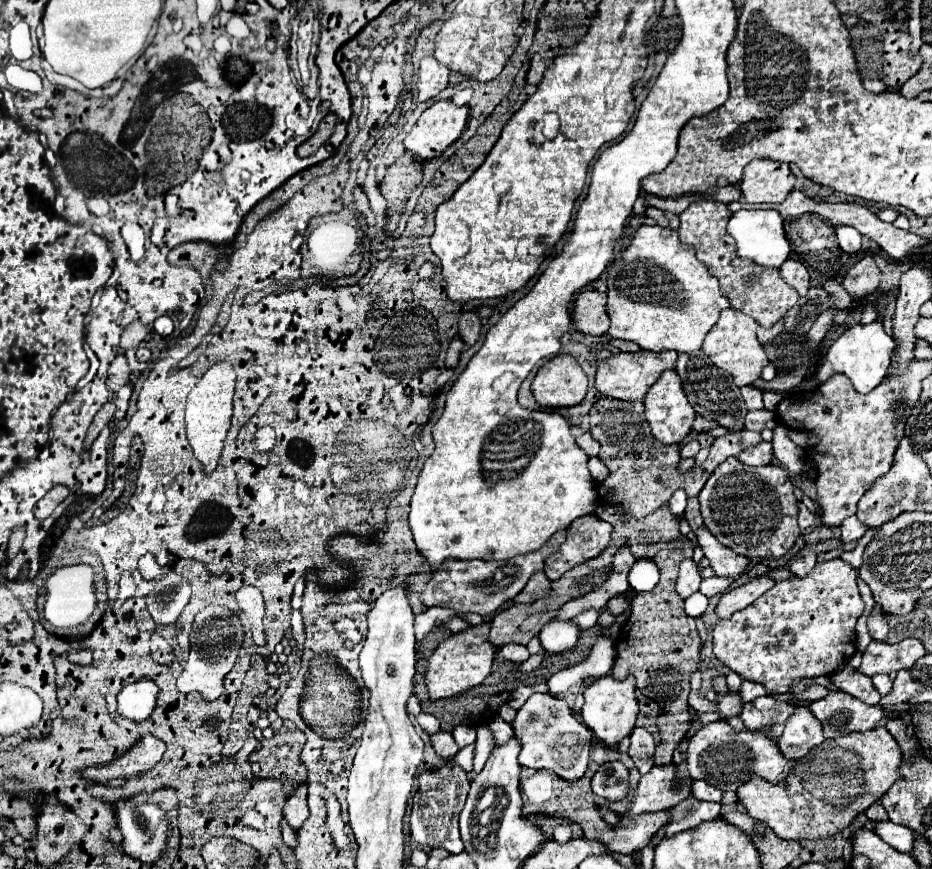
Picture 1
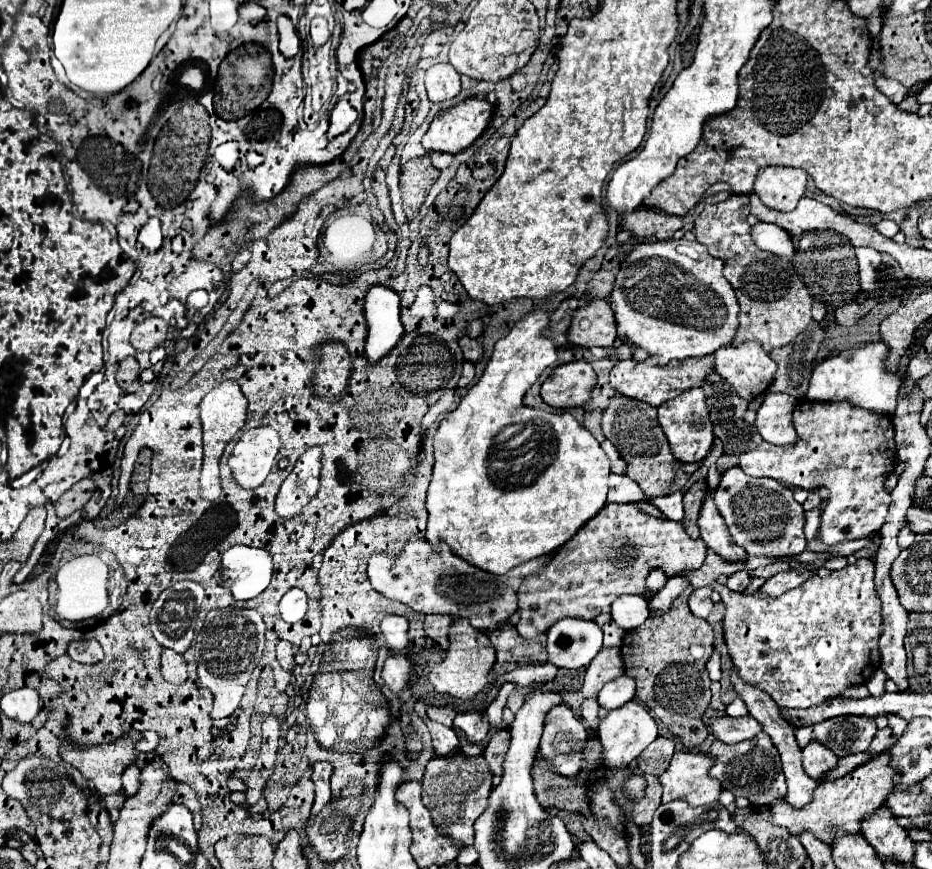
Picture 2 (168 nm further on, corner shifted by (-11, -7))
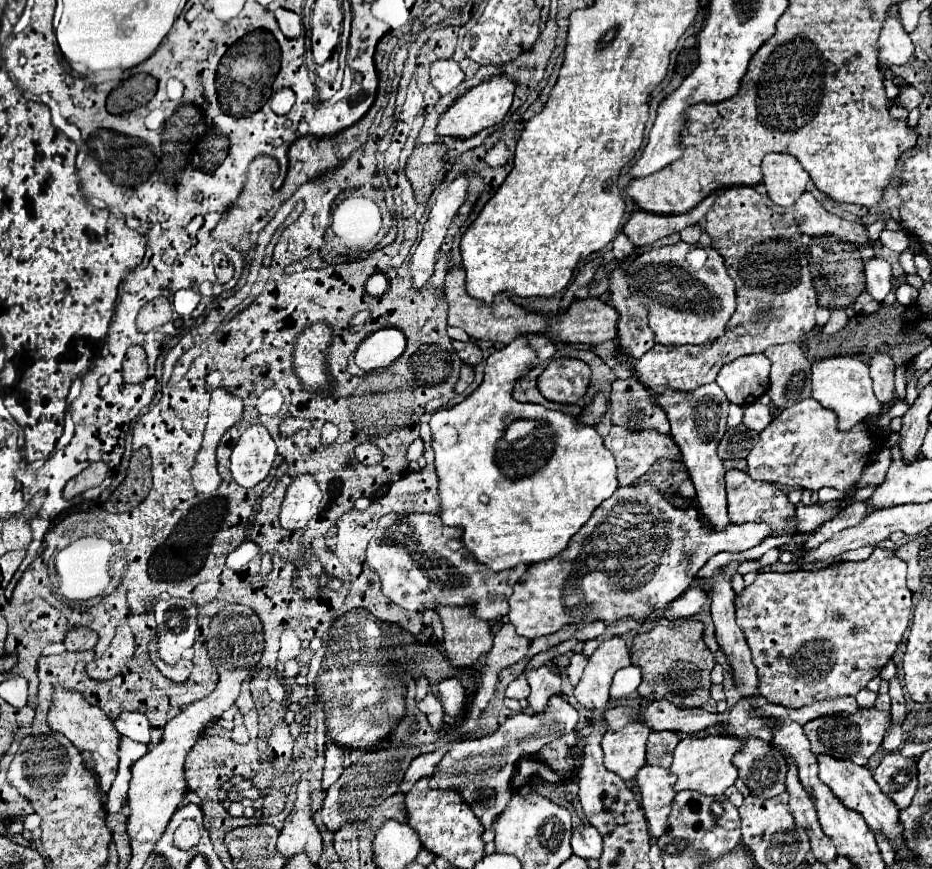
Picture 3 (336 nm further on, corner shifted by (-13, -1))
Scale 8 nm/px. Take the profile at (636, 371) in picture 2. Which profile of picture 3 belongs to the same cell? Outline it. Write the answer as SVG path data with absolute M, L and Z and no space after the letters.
M731 187L725 189L713 203L707 213L705 231L713 239L713 247L723 255L729 275L735 279L737 287L737 311L727 323L727 333L711 341L711 345L655 345L641 359L635 361L635 377L649 389L663 393L665 389L691 391L699 385L713 383L719 369L725 363L735 361L737 357L751 353L765 353L771 345L781 345L789 341L803 339L809 331L815 329L815 309L817 291L813 287L813 277L807 261L807 247L801 241L801 231L791 213L775 213L769 205L763 203L763 197L753 187Z

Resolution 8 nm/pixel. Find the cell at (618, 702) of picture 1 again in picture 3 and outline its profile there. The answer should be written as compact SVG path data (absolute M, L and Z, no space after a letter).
M637 721L629 723L617 733L607 733L601 739L605 753L605 767L617 773L623 781L629 781L645 765L645 743L649 737L649 727Z

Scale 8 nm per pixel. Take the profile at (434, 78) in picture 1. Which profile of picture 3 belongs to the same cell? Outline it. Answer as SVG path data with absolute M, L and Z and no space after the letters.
M437 59L431 65L431 85L441 93L447 95L463 81L463 71L457 61L453 59Z

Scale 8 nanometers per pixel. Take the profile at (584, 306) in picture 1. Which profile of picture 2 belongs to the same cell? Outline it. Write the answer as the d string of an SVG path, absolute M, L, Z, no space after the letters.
M595 299L573 313L569 341L581 347L609 347L615 341L613 309L605 299Z

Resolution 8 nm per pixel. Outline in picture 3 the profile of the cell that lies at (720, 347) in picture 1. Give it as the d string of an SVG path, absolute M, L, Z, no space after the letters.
M763 353L745 355L733 363L723 365L721 373L717 375L717 383L731 403L749 405L767 391L769 369L771 361Z

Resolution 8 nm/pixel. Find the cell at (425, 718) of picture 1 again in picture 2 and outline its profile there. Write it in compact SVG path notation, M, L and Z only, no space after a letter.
M429 707L427 709L427 717L435 723L441 723L445 727L453 727L453 717L455 717L455 709L453 707Z

